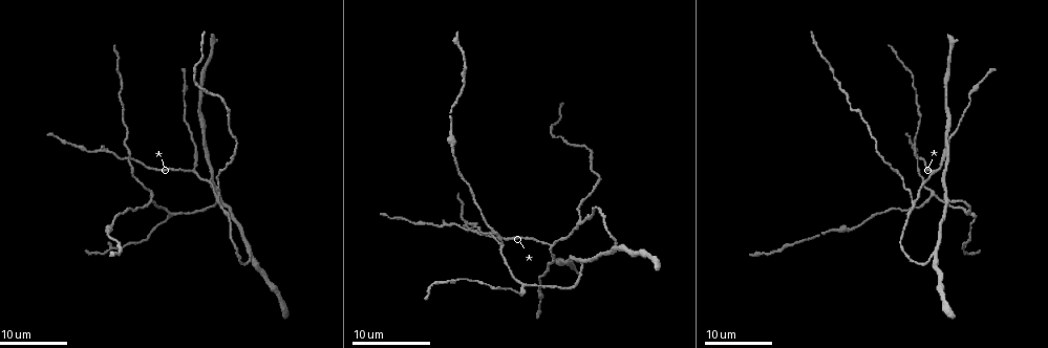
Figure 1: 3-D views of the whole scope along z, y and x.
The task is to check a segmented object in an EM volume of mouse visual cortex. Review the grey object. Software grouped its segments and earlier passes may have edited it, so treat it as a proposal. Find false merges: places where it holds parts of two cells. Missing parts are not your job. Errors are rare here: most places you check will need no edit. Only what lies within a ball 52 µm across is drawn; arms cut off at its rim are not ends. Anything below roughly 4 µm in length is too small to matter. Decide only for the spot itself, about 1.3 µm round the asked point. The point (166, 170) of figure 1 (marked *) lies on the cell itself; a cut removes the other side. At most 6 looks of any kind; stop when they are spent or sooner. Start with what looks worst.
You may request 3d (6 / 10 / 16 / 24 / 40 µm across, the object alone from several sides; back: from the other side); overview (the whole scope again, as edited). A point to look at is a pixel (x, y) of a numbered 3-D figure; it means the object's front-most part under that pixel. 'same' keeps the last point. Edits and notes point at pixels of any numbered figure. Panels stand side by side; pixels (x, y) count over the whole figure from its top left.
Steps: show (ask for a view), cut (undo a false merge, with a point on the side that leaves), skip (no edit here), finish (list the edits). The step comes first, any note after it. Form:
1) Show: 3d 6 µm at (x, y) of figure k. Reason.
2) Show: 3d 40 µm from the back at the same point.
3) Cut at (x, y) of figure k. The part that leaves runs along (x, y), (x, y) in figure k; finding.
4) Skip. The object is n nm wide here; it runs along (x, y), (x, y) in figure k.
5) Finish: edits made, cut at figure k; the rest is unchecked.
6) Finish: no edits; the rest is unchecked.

Show: 3d 16 µm at (474, 226) of figure 1. Looks like a crossing.

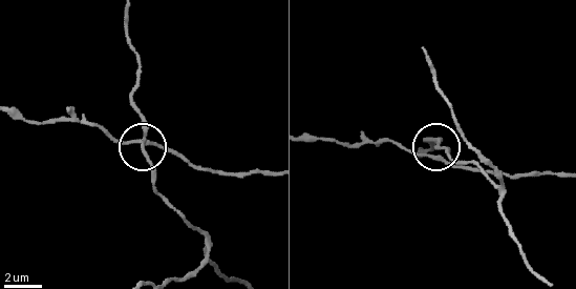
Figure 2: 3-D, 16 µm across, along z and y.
Show: 3d 6 µm at (144, 144) of figure 2. Zoom in.

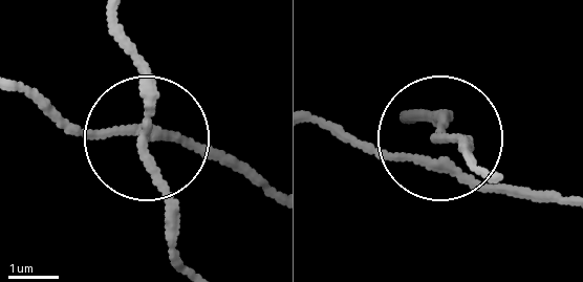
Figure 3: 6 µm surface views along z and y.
Skip. The object is 180 nm wide here; it runs along (562, 203), (488, 187), (412, 116) in figure 3; continuous, no second cell.

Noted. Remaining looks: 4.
Show: 3d 16 µm at (219, 200) of figure 1. Three arms meet.

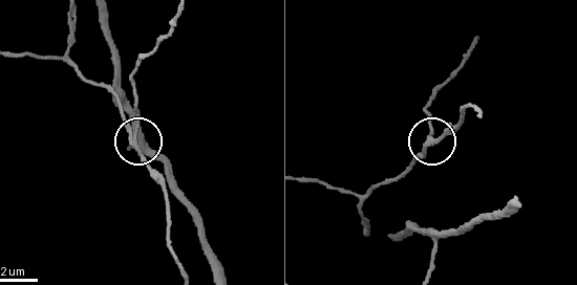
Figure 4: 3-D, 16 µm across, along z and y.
Show: 3d 6 µm at (430, 139) of figure 4.

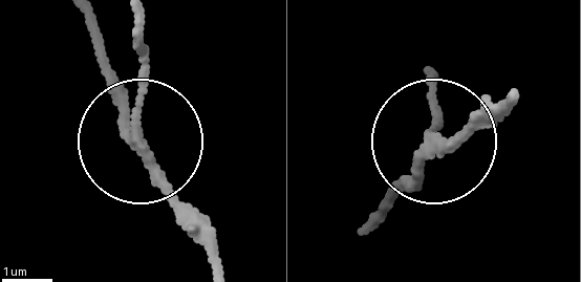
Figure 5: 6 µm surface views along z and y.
Skip. The object is 190 nm wide here; it runs along (80, 13), (138, 130), (143, 13) in figure 5; one cell here.

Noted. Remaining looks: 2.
Show: 3d 24 µm at (193, 173) of figure 1. A fork.

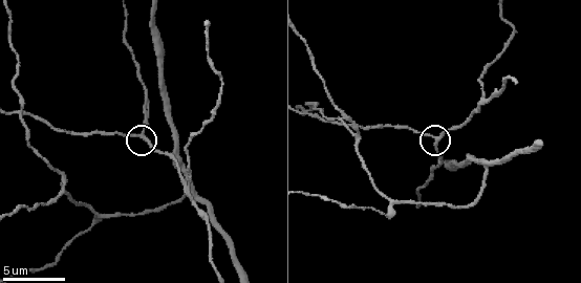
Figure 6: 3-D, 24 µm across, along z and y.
Show: 3d 6 µm at (142, 136) of figure 6.

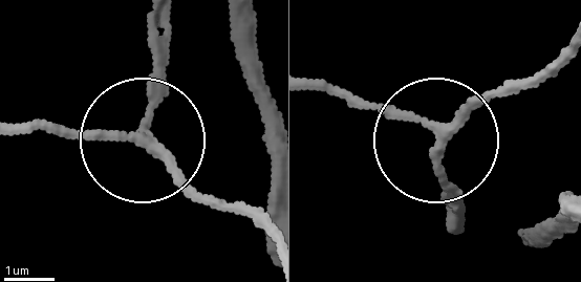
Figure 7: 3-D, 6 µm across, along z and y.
Skip. 3 arms meet here; one cell here.

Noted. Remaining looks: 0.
Finish: no edits; the rest is unchecked.

